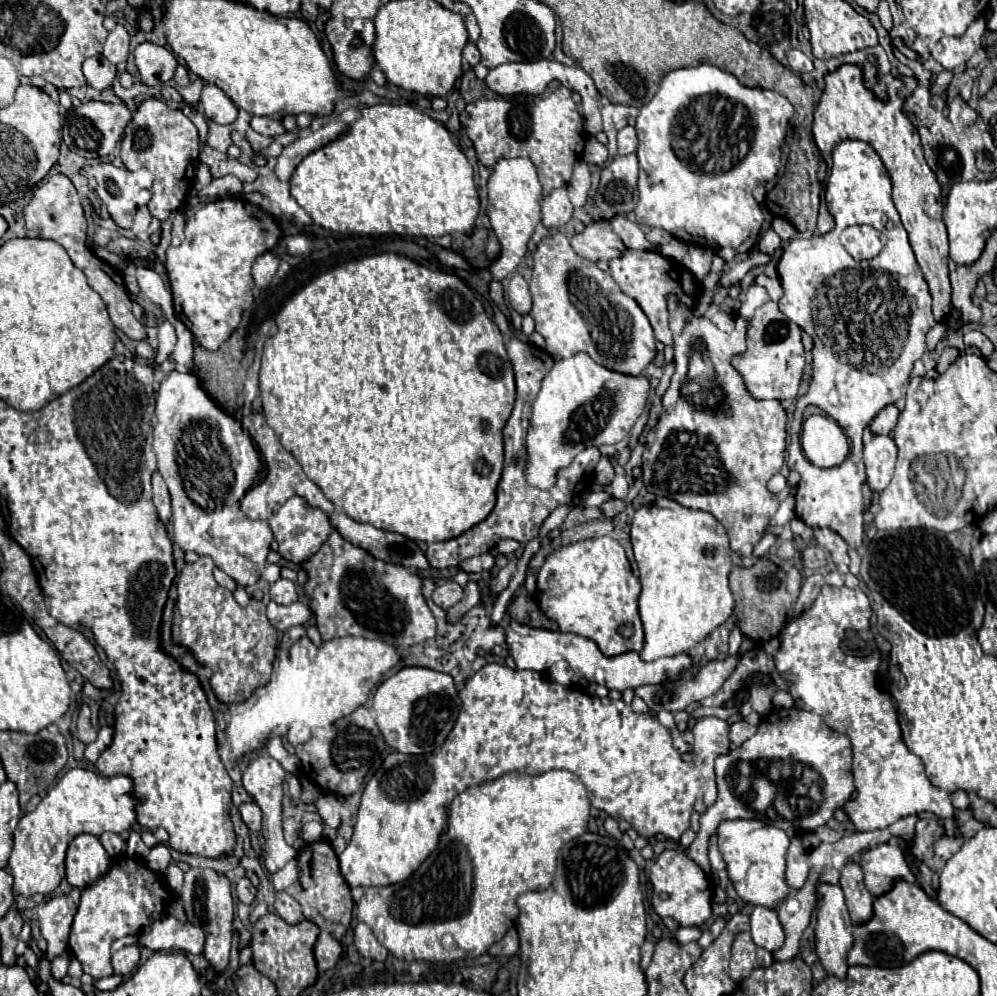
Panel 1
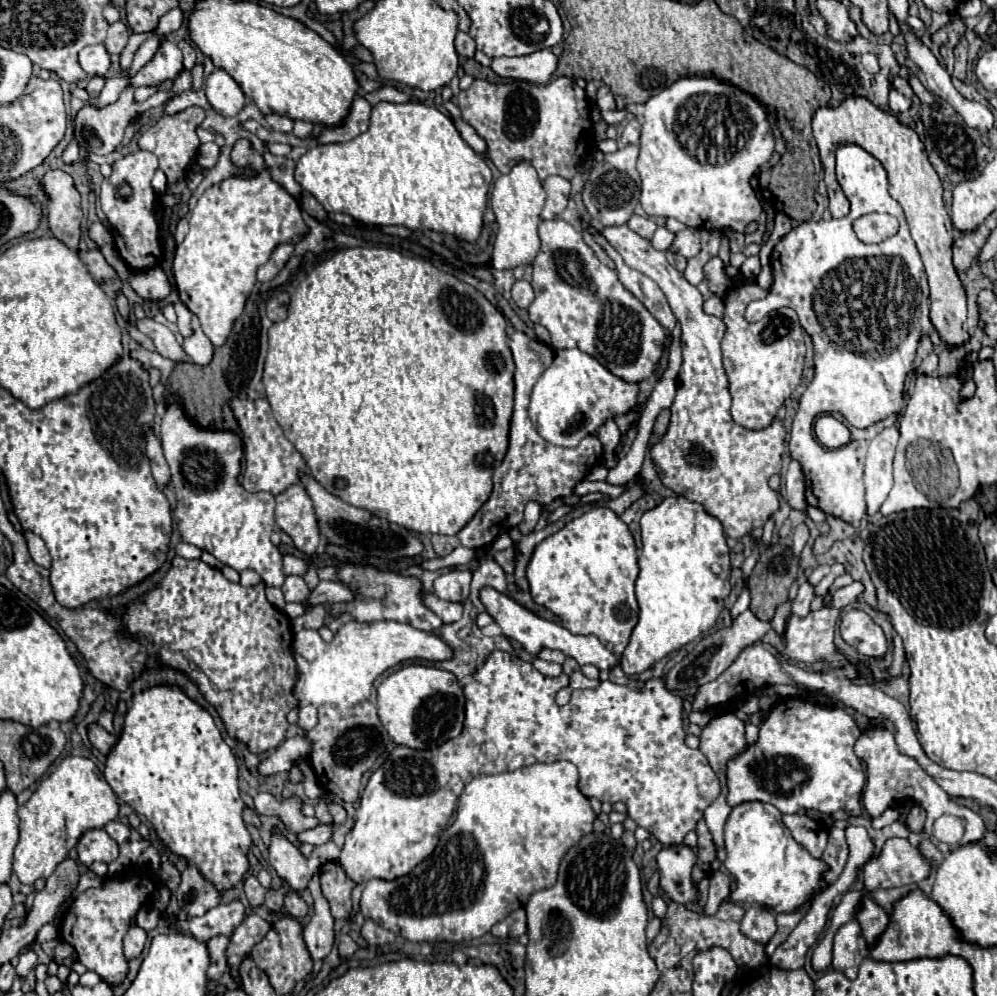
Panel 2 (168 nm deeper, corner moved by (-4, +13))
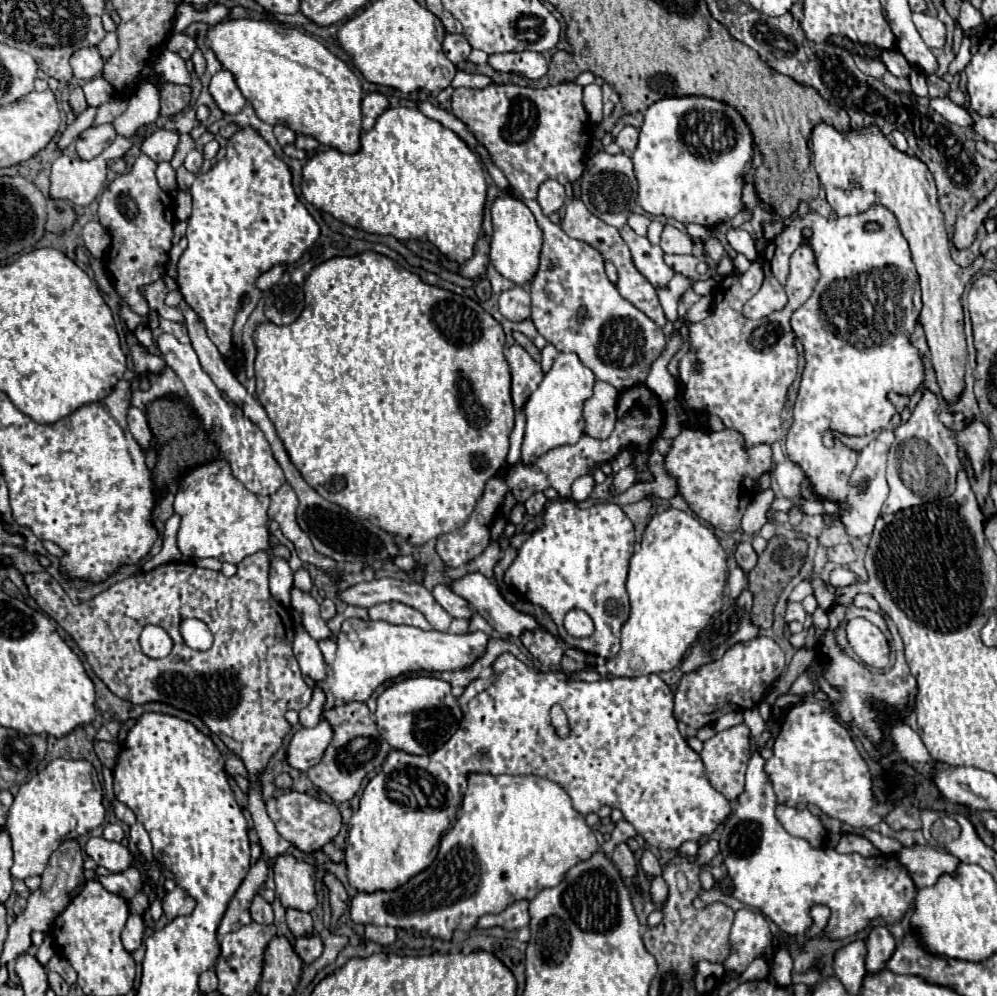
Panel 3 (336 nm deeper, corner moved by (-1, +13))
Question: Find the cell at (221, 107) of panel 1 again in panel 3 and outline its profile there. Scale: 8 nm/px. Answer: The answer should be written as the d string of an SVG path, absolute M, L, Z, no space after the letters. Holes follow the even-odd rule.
M220 70L218 74L212 76L210 94L216 100L218 108L226 114L238 114L246 104L246 98L242 96L240 88L234 82L232 72L228 70Z

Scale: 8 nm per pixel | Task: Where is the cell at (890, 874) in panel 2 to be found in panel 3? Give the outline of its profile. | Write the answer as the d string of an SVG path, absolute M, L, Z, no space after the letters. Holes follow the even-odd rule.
M912 846L898 852L900 862L910 870L916 888L934 886L942 874L954 874L960 860L948 852L938 852L930 846Z

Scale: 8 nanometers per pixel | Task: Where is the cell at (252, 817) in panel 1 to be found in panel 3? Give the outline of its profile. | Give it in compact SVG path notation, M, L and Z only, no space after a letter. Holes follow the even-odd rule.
M290 790L278 798L268 800L266 810L268 810L270 820L276 824L278 834L302 852L316 852L320 848L324 848L324 844L332 842L342 828L342 816L340 816L340 810L336 804L318 800L314 796L308 796L308 794L296 792L296 790Z

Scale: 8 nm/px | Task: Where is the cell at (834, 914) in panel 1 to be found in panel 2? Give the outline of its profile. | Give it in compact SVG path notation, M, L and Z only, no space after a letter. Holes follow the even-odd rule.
M849 920L837 930L833 938L833 968L853 980L857 978L859 964L863 958L867 958L867 954L867 942L857 920Z

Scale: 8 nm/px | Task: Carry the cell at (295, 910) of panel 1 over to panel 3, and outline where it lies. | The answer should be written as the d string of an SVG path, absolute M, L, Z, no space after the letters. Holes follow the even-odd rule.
M286 910L286 924L290 928L290 932L300 938L300 936L310 936L312 934L312 918L306 912L300 910Z

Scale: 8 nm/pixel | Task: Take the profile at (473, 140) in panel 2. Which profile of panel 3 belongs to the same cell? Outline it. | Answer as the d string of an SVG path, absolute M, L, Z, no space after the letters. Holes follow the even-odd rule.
M420 102L418 108L428 118L454 130L466 144L470 144L470 148L474 148L480 154L500 192L522 200L532 210L536 224L544 234L540 268L530 286L532 322L536 324L536 330L558 350L578 354L578 358L594 372L598 380L612 384L618 392L644 384L652 362L664 350L666 336L662 334L660 326L656 326L644 312L640 312L636 306L632 306L628 300L620 296L618 288L606 278L602 254L590 244L566 236L558 224L552 224L548 216L542 214L536 200L526 200L518 196L508 184L502 170L494 168L486 148L482 148L474 140L474 136L466 132L466 124L462 124L454 114L430 102Z

